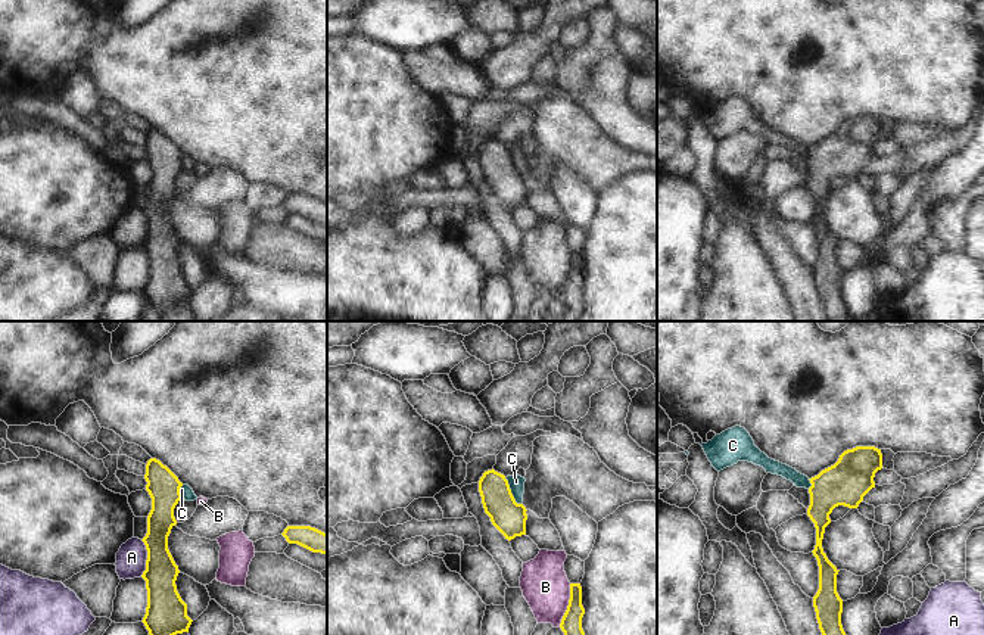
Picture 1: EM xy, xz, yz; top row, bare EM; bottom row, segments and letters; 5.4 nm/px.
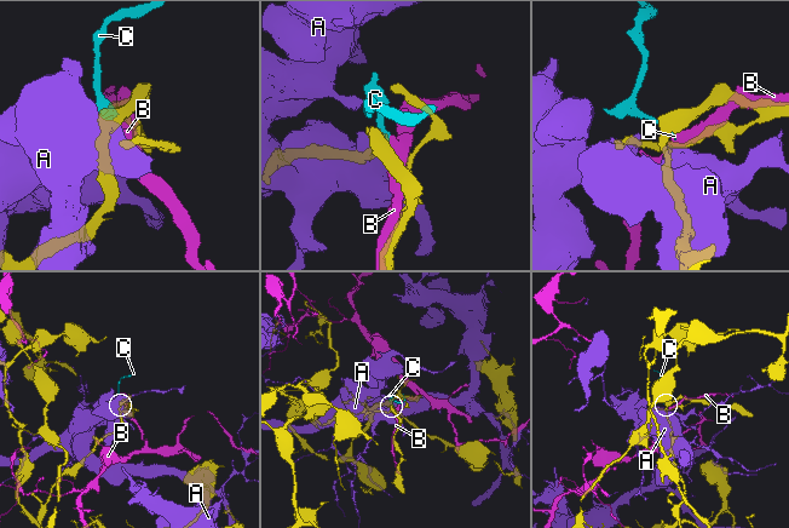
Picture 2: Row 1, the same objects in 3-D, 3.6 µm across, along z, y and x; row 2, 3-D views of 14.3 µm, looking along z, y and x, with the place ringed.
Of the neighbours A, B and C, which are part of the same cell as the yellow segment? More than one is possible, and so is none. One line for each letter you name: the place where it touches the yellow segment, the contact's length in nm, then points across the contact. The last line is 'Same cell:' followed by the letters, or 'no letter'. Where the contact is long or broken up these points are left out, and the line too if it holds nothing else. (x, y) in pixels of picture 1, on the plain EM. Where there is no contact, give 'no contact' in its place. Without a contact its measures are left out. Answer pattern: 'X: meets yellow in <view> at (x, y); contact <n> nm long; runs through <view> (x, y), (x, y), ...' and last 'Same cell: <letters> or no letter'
Same cell: no letter

